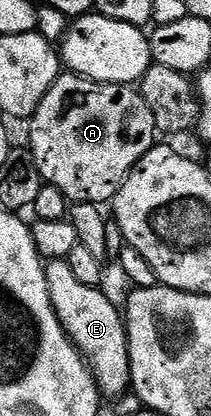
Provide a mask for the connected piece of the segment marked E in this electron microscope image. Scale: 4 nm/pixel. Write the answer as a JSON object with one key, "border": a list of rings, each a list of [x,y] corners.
{"border":[[[51,260],[45,266],[45,285],[64,332],[91,369],[99,393],[104,399],[119,398],[131,385],[131,361],[127,347],[127,324],[124,315],[106,298],[98,286],[86,286],[73,276],[65,260]]]}

